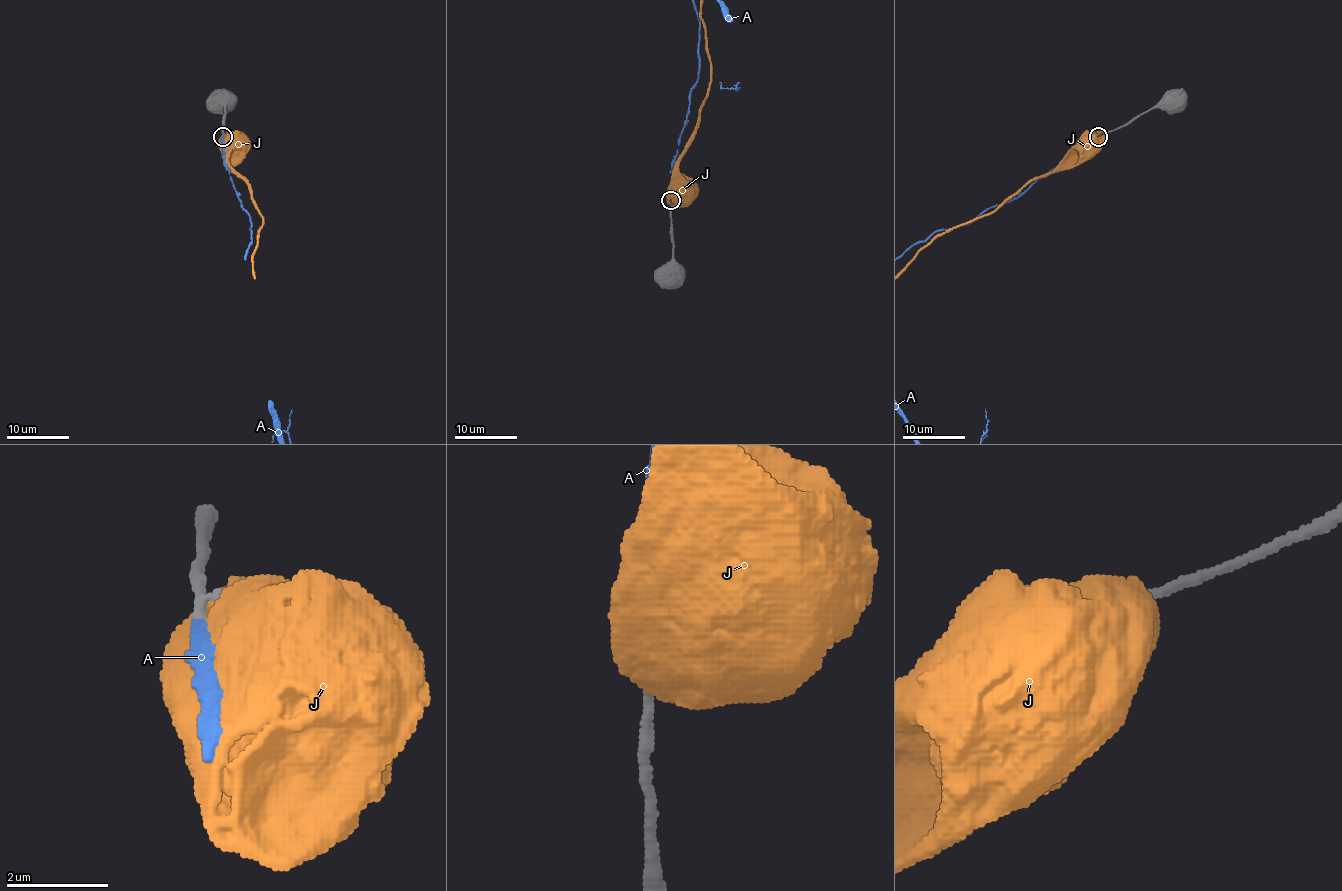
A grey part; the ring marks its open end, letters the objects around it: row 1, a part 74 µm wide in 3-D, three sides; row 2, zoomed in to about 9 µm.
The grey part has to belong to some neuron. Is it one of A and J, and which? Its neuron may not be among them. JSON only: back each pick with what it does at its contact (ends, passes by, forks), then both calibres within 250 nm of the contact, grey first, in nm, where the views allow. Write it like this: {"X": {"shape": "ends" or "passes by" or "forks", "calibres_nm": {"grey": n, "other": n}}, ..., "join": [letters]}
{"A": {"shape": "ends", "calibres_nm": {"grey": 240, "other": 240}}, "join": ["A"]}

